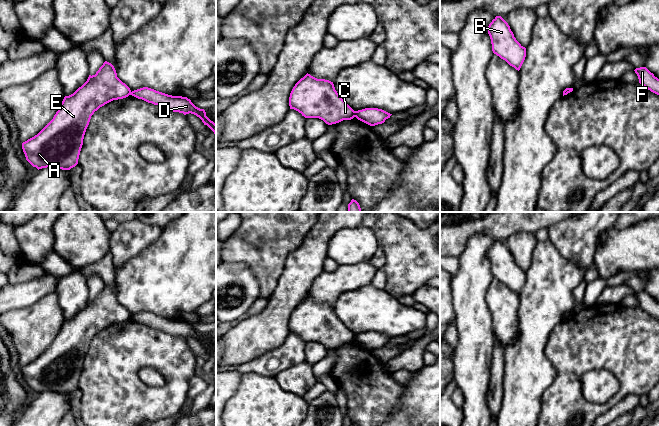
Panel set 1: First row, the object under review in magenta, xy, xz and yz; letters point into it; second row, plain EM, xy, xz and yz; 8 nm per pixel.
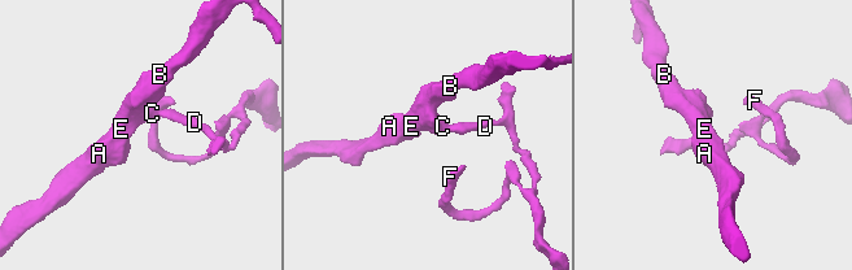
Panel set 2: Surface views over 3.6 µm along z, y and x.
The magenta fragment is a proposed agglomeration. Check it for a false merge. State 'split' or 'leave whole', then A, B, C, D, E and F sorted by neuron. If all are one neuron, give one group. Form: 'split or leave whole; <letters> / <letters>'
split; A B C E / D F

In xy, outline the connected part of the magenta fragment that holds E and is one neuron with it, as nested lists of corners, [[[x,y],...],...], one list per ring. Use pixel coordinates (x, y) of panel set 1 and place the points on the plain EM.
[[[105,285],[95,299],[89,299],[81,311],[64,321],[53,343],[37,359],[22,367],[26,384],[38,394],[47,391],[70,394],[75,391],[91,340],[105,328],[129,319],[130,312],[117,301],[114,290]]]

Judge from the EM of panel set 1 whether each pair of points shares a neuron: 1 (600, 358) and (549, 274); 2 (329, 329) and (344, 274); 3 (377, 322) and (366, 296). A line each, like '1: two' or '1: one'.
1: two
2: one
3: one

